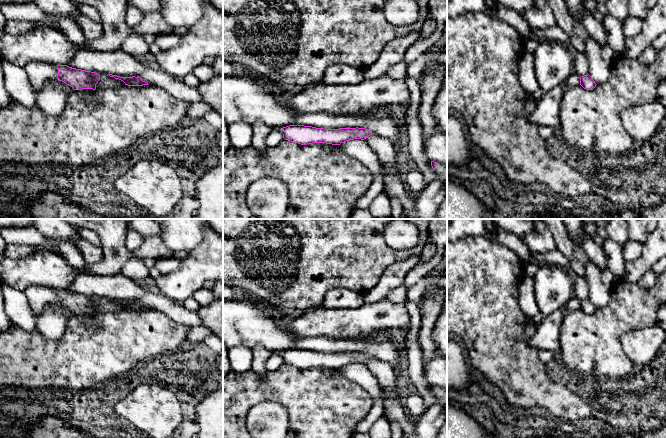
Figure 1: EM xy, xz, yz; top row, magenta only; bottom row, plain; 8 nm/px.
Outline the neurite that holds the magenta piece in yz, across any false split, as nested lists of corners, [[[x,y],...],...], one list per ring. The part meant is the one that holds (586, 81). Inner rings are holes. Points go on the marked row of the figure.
[[[588,74],[580,77],[580,85],[586,90],[593,90],[597,84]]]

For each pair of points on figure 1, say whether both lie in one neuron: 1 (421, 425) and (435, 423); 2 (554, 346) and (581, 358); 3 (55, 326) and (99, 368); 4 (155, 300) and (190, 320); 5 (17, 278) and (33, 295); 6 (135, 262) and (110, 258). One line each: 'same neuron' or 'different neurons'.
1: same neuron
2: different neurons
3: different neurons
4: same neuron
5: different neurons
6: different neurons

